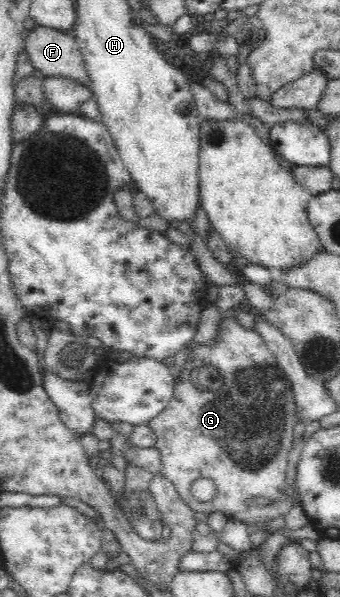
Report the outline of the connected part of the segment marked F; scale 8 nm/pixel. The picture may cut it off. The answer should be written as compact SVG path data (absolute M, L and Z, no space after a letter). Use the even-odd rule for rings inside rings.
M36 26L35 30L24 35L24 50L29 55L32 66L42 78L65 78L79 82L83 87L90 88L93 95L93 86L87 74L86 62L81 54L82 50L77 48L77 41L71 32L63 32Z

